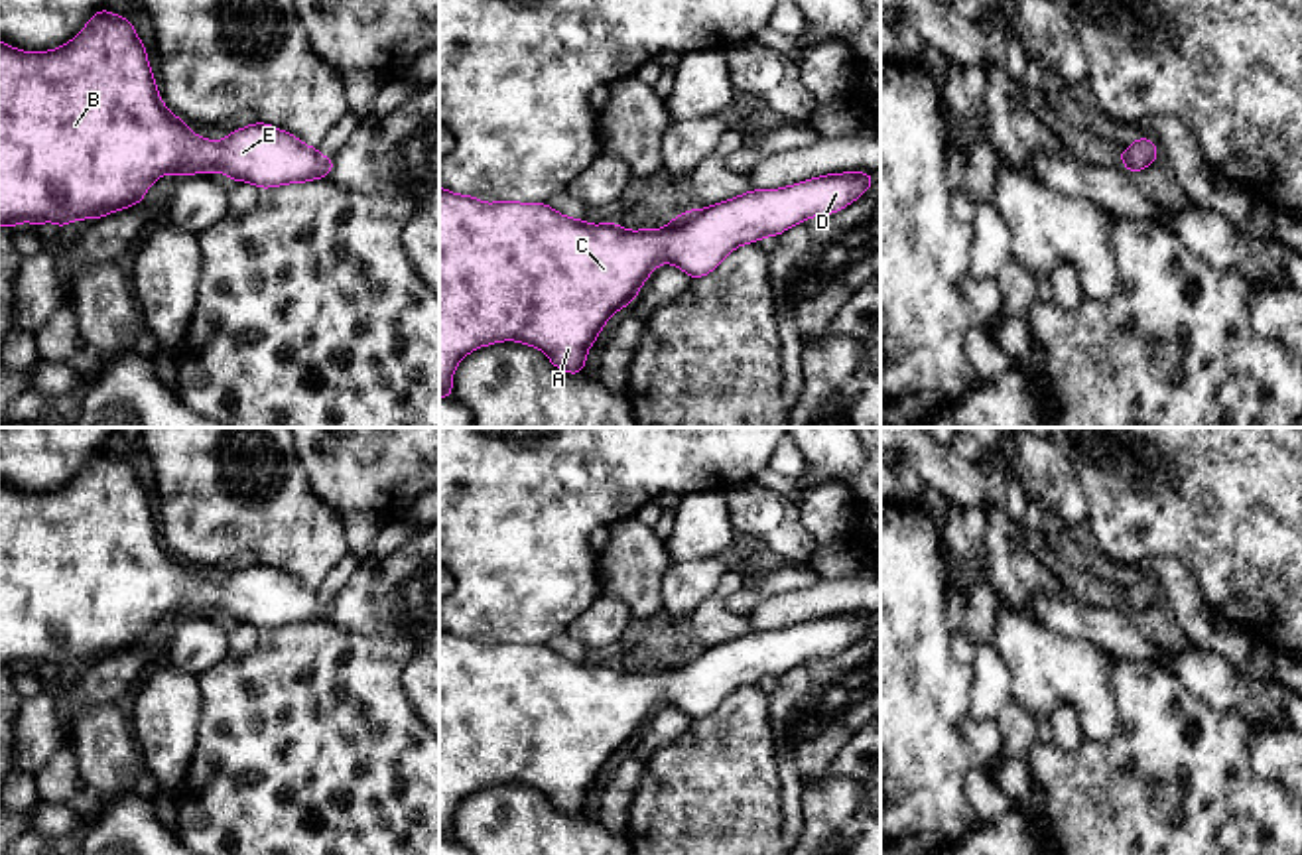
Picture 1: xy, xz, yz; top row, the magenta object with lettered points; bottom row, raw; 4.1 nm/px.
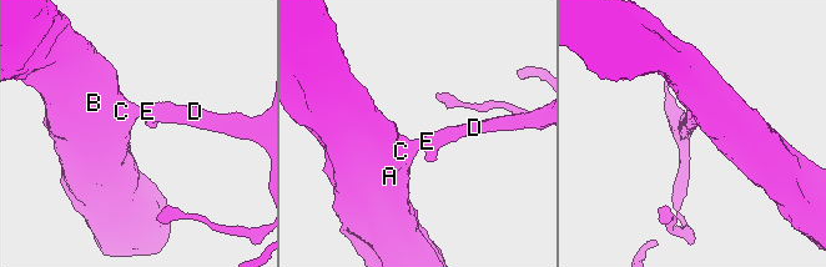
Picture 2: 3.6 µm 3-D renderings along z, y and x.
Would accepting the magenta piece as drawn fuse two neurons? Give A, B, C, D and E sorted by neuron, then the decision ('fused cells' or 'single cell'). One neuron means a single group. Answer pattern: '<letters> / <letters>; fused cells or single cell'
A B C D E; single cell

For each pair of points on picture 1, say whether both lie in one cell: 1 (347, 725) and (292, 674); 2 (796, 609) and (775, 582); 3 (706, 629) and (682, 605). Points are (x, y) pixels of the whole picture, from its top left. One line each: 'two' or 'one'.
1: one
2: two
3: two

